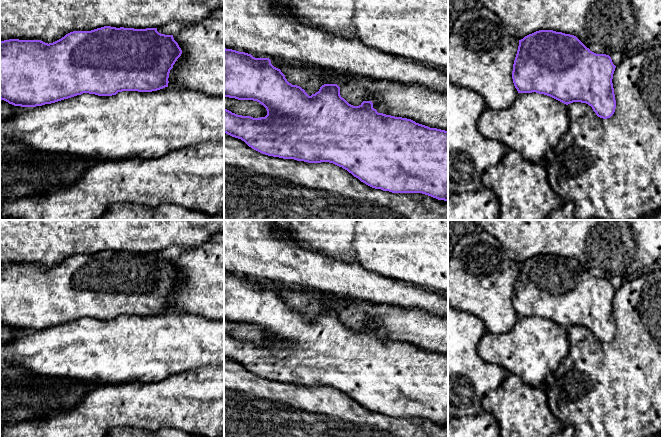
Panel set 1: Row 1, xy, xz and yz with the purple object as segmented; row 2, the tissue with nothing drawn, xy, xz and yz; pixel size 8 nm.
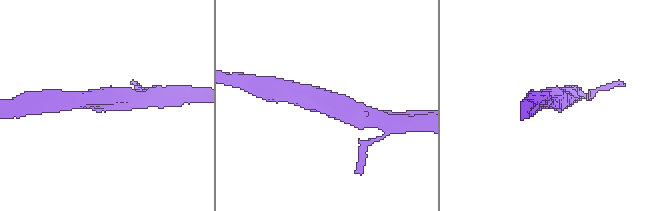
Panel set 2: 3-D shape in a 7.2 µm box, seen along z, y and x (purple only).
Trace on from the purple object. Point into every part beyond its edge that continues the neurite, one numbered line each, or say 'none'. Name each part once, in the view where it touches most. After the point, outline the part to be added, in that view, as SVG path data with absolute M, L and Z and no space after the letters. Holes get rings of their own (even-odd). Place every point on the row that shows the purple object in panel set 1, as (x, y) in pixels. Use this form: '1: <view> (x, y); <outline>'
none

